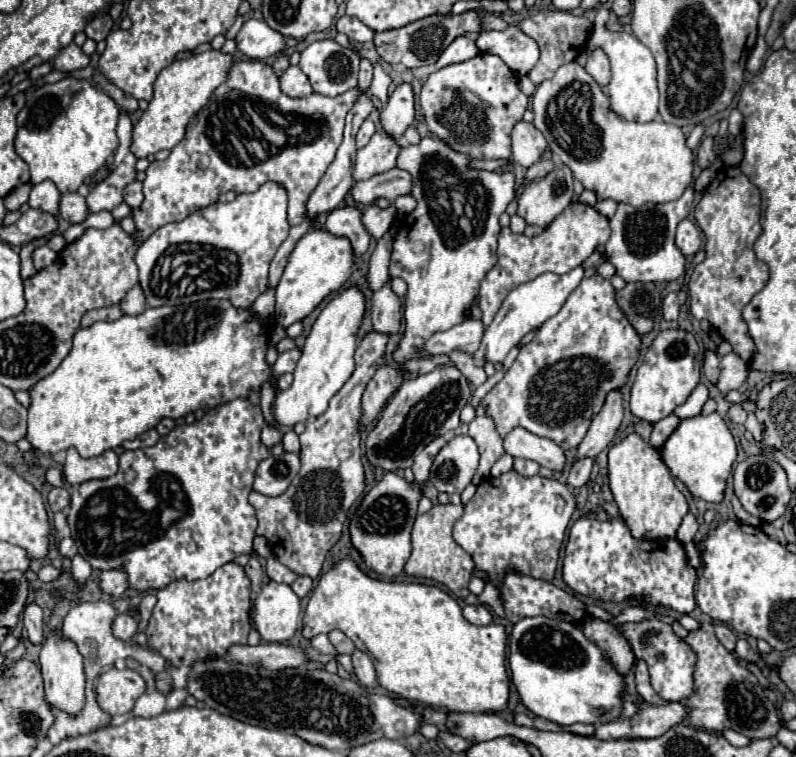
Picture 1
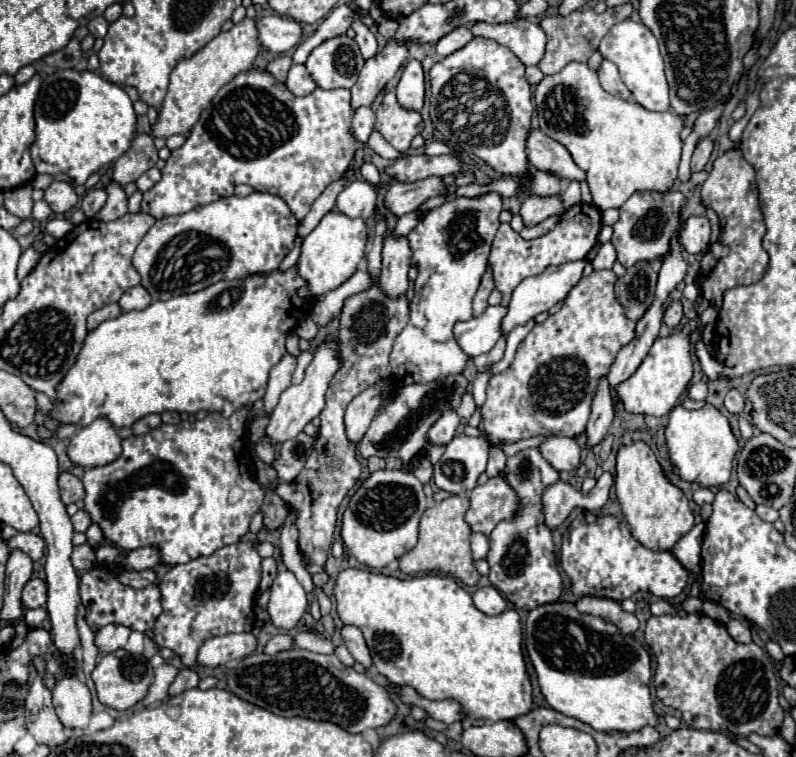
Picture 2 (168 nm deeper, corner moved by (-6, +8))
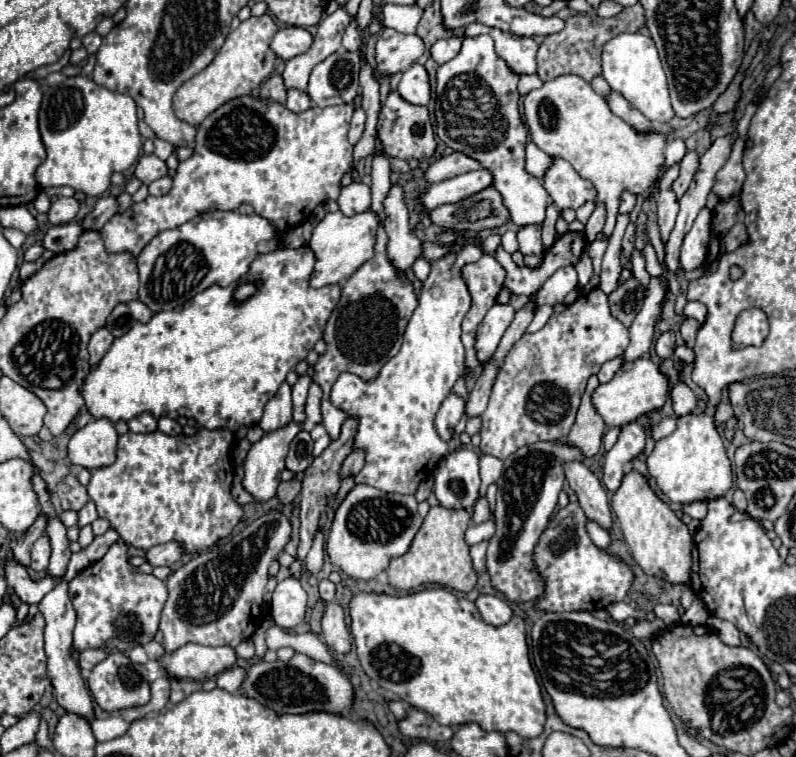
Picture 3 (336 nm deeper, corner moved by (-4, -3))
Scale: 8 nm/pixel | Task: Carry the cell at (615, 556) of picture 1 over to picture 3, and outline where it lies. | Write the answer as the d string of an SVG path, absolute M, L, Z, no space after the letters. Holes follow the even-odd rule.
M569 502L551 518L535 544L533 564L545 584L543 594L535 600L535 610L541 612L601 610L613 602L621 602L633 582L633 572L627 564L591 542L585 530L585 512L579 502Z

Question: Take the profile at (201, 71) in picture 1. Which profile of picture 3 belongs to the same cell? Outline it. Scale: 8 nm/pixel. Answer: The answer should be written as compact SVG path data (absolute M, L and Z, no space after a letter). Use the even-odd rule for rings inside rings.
M269 14L251 16L243 20L235 30L231 30L225 44L213 58L213 62L177 90L175 94L177 116L193 126L199 126L211 112L221 108L225 102L257 90L261 82L269 78L275 70L277 56L269 48L275 32L277 32L277 24Z

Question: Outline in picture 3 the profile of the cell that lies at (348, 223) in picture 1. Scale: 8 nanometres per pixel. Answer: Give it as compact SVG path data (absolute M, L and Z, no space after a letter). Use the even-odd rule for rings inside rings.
M351 182L349 186L341 188L337 204L345 216L353 216L353 212L365 212L371 206L371 190L363 182Z

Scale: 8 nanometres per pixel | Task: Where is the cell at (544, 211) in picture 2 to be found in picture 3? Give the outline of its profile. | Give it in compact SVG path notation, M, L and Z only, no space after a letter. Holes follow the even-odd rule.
M529 226L529 228L521 228L517 232L517 240L519 240L519 250L523 254L543 254L543 244L541 244L541 228L537 226Z

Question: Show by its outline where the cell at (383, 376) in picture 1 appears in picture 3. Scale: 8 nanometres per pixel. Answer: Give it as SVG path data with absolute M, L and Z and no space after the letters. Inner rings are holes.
M347 418L343 428L341 428L341 436L337 440L333 440L321 456L317 456L311 466L303 472L303 490L299 494L299 502L301 502L301 530L299 530L299 548L297 548L297 560L293 562L293 566L289 568L291 574L295 578L301 578L303 574L303 560L313 544L313 538L315 534L319 532L321 528L321 516L327 508L327 502L337 494L339 490L339 484L341 484L341 478L337 476L339 468L341 468L341 460L345 460L345 456L349 456L349 452L353 452L353 436L357 432L357 420L353 418Z

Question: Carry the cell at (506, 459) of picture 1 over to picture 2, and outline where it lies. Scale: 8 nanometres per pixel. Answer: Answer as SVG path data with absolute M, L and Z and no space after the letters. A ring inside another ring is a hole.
M491 449L491 453L489 453L489 463L487 463L487 475L489 477L497 477L497 475L501 475L503 471L505 471L505 461L507 461L507 457L505 457L505 453L501 451L501 449Z

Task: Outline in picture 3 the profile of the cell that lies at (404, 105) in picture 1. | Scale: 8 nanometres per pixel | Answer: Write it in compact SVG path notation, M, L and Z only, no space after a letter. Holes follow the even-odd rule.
M413 64L403 72L403 78L397 86L397 92L409 100L411 104L427 104L431 96L431 84L429 84L429 74L425 66Z

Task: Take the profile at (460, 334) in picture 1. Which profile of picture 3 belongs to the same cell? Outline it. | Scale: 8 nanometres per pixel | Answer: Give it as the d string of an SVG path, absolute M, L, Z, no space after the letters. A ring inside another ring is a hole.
M495 304L483 318L479 330L477 330L477 358L481 362L489 360L493 356L499 340L503 338L505 330L513 322L515 310L511 304Z

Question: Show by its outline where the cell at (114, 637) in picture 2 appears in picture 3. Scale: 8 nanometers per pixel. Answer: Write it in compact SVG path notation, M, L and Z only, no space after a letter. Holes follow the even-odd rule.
M91 648L91 650L81 652L81 654L79 654L79 668L81 668L81 672L83 672L83 674L89 674L91 668L93 668L97 662L101 662L105 656L107 656L107 652L105 652L105 650L97 650L97 648Z

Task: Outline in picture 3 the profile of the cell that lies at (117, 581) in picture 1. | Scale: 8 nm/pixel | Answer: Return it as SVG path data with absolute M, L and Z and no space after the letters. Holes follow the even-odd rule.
M165 542L165 544L157 544L147 552L147 560L153 566L171 566L177 560L181 560L185 554L183 546L179 542Z

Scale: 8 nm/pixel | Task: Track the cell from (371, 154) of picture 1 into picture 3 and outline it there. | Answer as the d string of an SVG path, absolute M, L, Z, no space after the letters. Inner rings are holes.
M391 92L387 96L387 102L379 114L379 124L377 124L385 154L389 158L415 158L415 160L429 160L437 148L435 140L435 130L429 118L429 108L427 106L415 106L407 100L403 100L397 92Z

